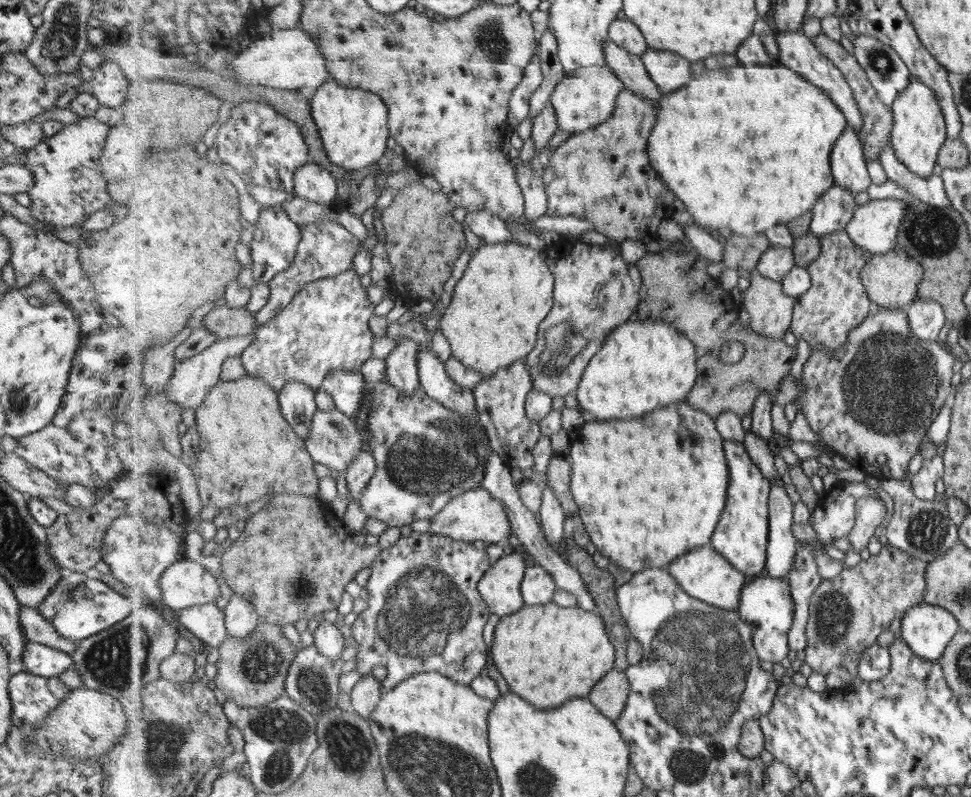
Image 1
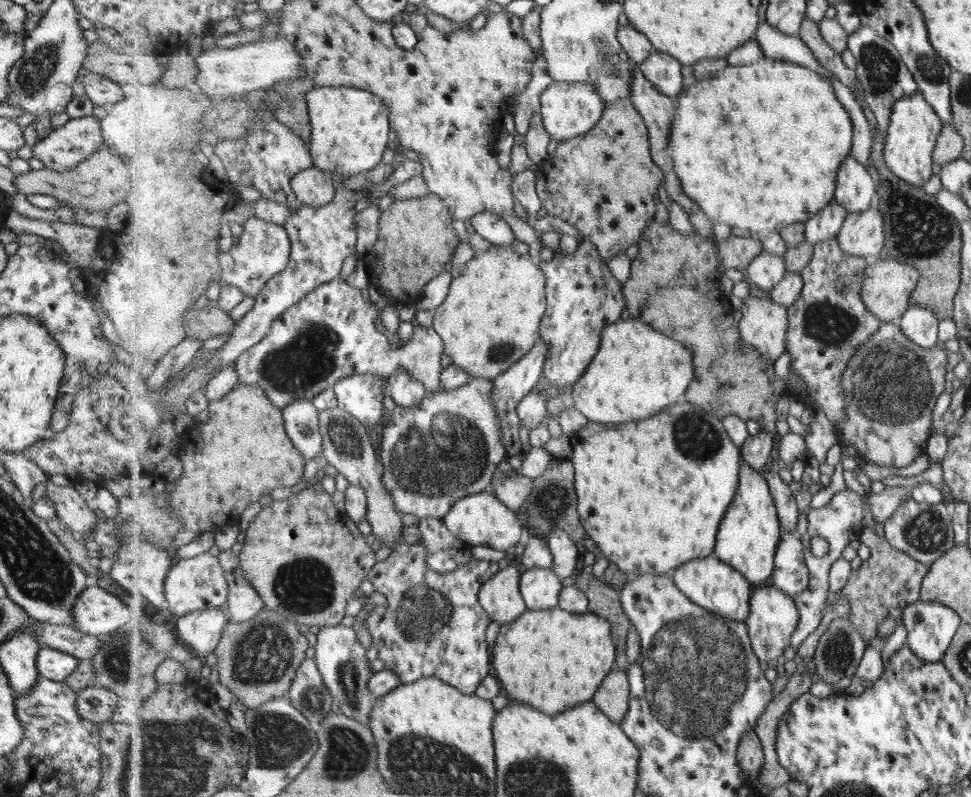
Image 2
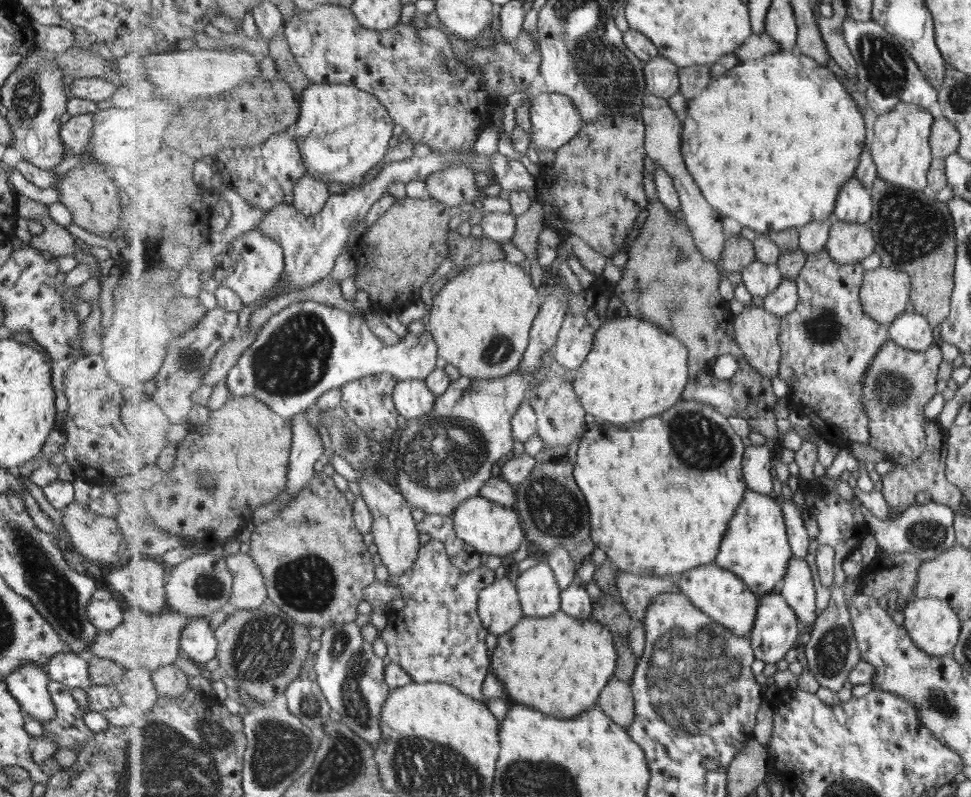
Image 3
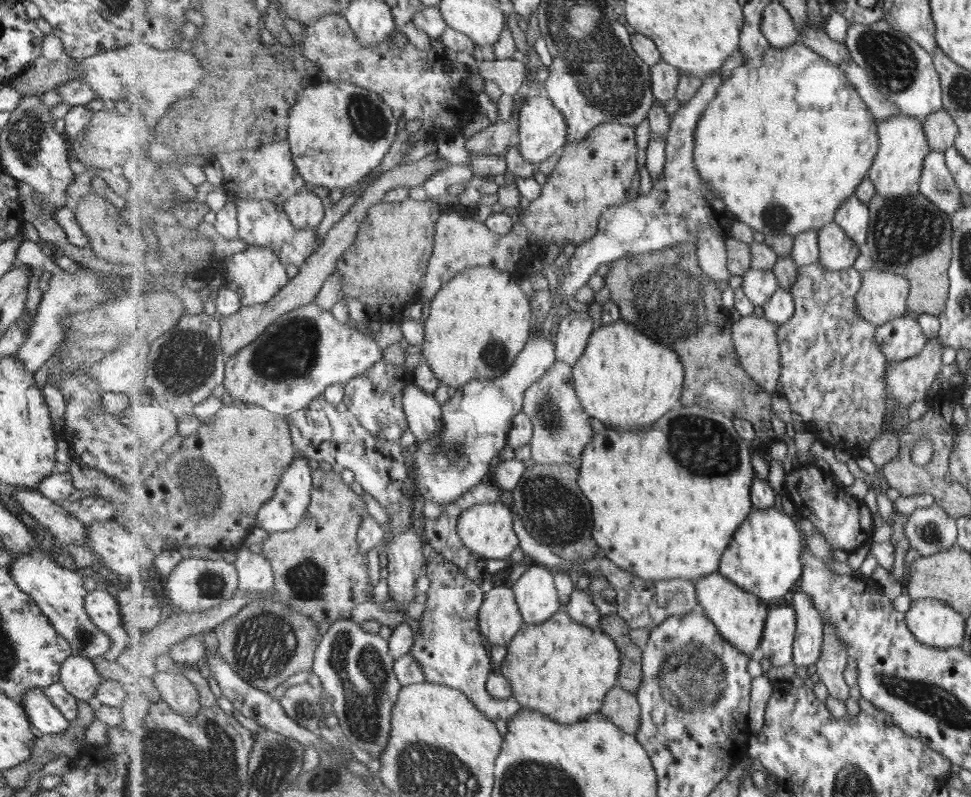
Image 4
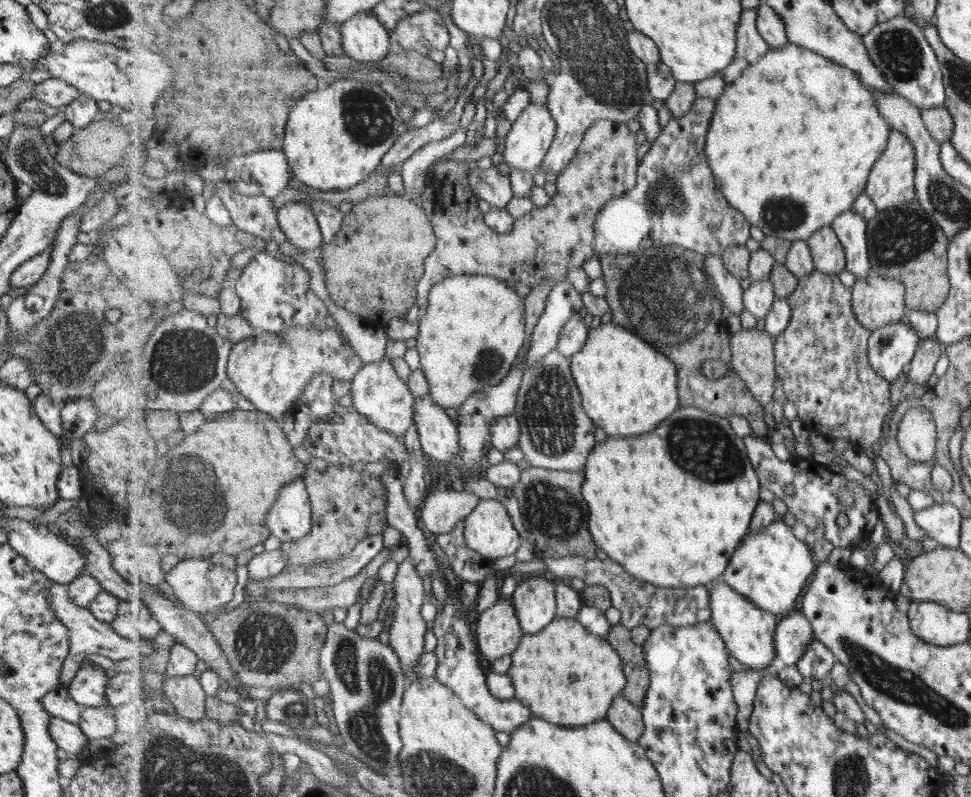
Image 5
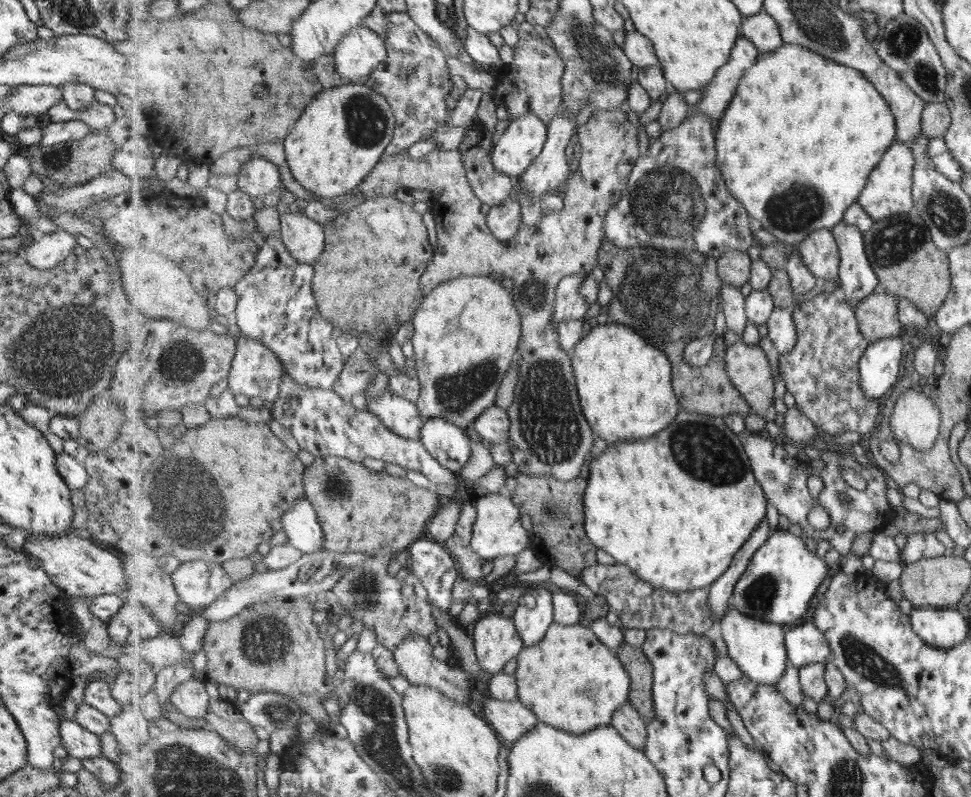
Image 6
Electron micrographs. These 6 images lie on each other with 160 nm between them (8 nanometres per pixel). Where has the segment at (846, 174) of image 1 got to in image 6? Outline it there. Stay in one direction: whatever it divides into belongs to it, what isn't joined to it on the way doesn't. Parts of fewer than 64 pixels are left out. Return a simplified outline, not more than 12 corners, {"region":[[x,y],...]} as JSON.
{"region":[[842,221],[831,231],[842,256],[840,283],[856,310],[881,287],[864,234]]}

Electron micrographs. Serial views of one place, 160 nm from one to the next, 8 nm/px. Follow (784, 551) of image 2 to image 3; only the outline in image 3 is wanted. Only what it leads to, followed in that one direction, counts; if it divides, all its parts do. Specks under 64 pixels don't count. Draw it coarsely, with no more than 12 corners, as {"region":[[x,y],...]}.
{"region":[[793,557],[779,589],[795,609],[807,644],[819,614],[806,560]]}

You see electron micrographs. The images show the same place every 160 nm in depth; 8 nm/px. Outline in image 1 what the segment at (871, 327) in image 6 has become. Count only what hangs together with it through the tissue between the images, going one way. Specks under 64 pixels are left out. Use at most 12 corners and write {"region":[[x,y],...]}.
{"region":[[898,248],[873,254],[860,275],[871,302],[907,310],[922,262]]}

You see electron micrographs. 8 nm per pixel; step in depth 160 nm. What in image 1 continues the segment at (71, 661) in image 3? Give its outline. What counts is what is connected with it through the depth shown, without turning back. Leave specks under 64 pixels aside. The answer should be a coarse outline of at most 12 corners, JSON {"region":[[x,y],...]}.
{"region":[[27,641],[22,664],[29,674],[51,678],[72,664],[54,648]]}

